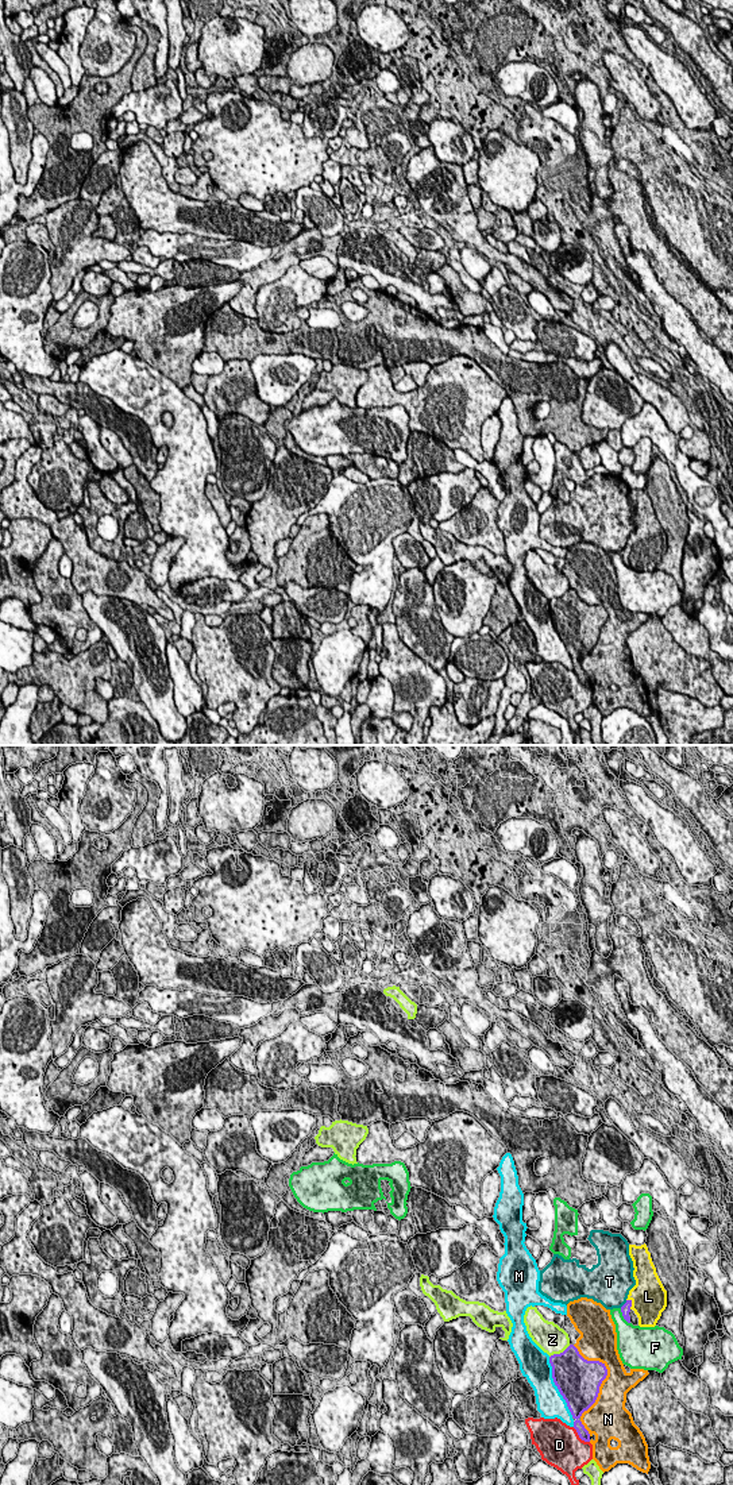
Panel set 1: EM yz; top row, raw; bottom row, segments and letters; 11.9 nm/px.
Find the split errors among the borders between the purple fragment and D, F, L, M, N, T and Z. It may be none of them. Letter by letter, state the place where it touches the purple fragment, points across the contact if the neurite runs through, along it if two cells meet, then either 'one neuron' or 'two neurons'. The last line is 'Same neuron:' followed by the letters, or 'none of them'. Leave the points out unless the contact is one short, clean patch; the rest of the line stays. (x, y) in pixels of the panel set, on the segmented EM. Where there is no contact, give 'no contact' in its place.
D: meets purple in yz at (579, 1437); two neurons
F: meets purple in yz at (624, 1316); two neurons
L: meets purple in yz at (631, 1303); one neuron
M: meets purple in yz at (556, 1385); two neurons
N: meets purple in yz at (606, 1374); two neurons
T: meets purple in yz at (624, 1304); border along yz (627, 1300), (620, 1307); two neurons
Z: meets purple in yz at (560, 1353); two neurons
Same neuron: L

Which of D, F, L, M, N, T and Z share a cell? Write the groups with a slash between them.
D / F / L / M / N / T / Z

